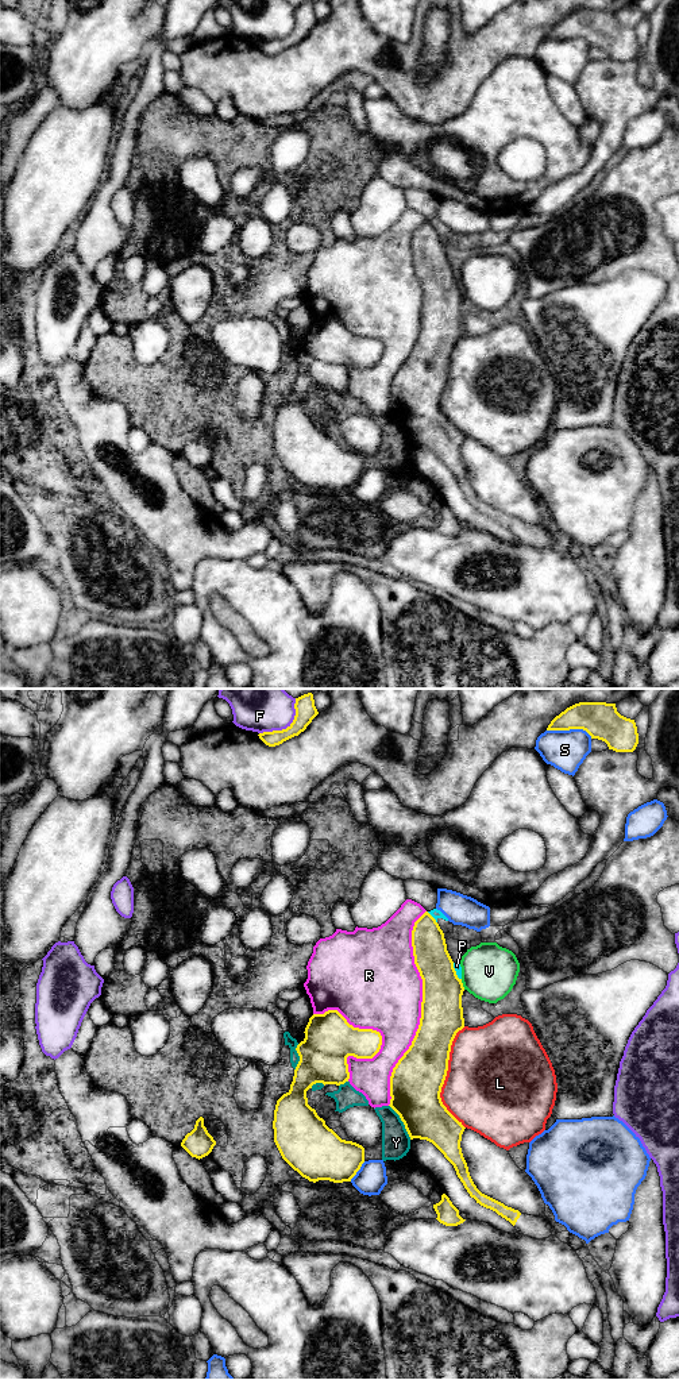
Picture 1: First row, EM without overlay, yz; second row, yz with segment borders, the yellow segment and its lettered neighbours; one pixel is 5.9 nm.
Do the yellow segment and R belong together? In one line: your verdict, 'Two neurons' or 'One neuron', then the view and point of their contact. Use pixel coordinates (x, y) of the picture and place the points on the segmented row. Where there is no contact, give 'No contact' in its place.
One neuron. Touches yellow at yz (421, 1007)

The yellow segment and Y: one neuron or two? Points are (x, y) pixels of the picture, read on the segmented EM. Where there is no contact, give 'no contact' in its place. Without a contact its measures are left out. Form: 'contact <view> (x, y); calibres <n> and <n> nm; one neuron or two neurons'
contact yz (402, 1121); calibres 320 and 180 nm; two neurons

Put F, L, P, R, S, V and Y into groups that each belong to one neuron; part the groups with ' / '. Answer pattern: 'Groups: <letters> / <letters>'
Groups: F / L / P Y / R / S / V

